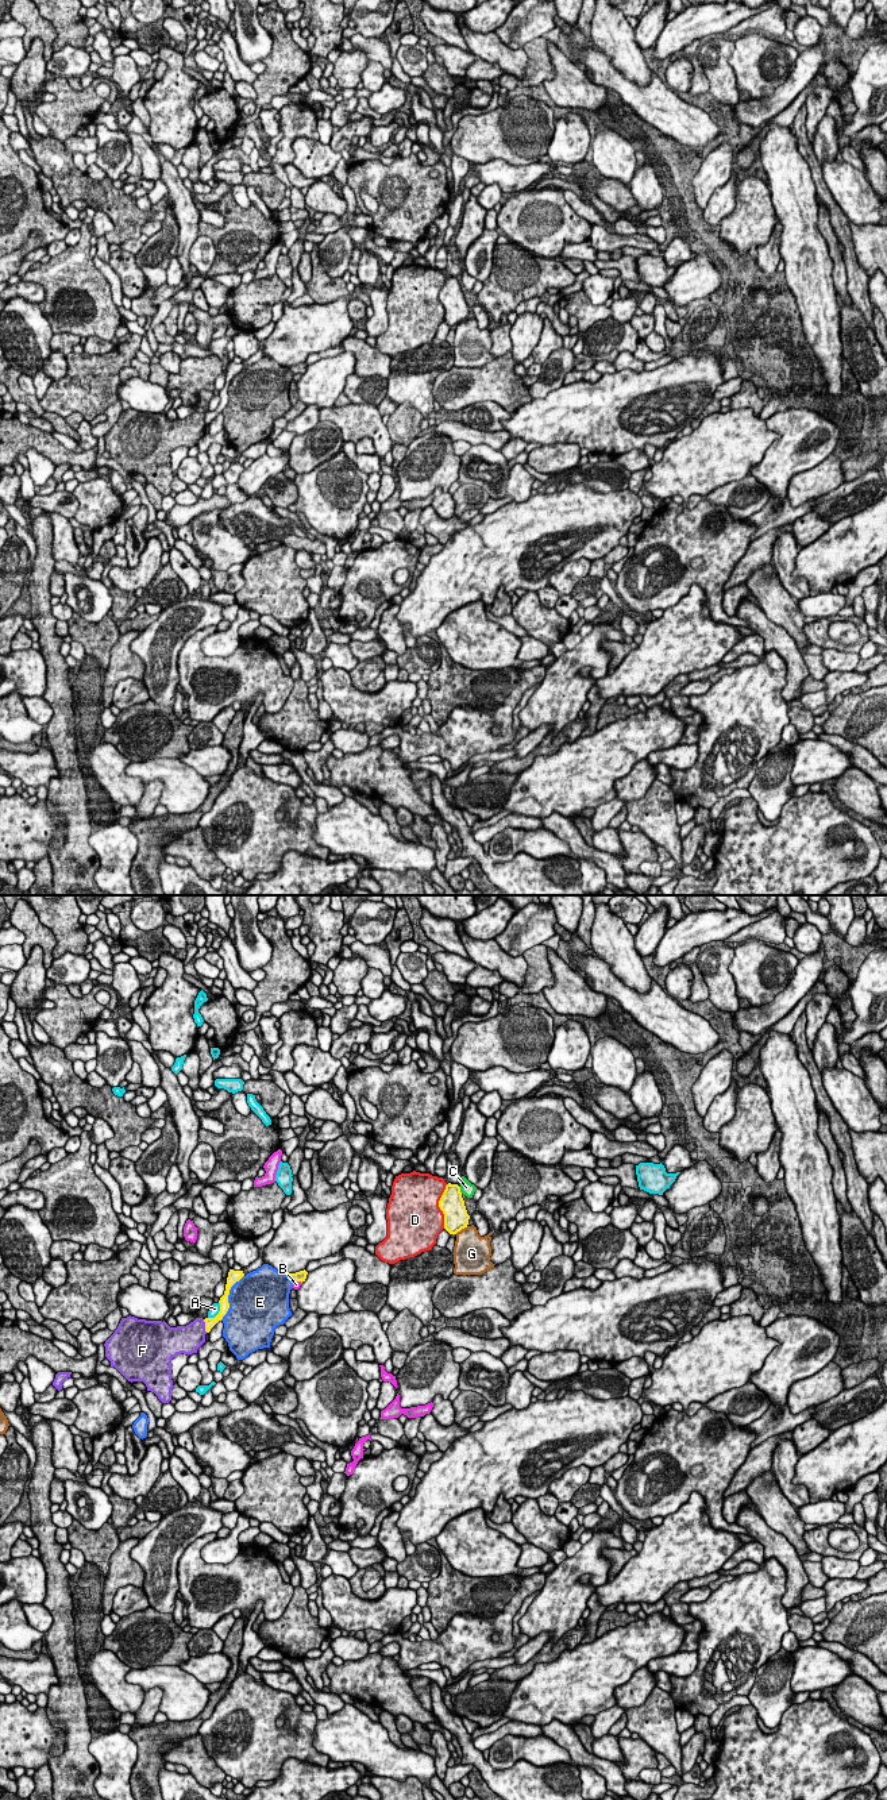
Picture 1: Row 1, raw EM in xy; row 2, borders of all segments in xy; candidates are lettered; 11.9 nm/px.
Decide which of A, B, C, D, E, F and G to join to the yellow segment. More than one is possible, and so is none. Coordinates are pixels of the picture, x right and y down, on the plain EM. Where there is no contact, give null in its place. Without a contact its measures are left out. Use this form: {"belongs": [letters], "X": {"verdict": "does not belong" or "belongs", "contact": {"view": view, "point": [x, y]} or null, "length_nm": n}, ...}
{"belongs": [], "A": {"verdict": "does not belong", "contact": {"view": "xy", "point": [219, 405]}, "length_nm": 240}, "B": {"verdict": "does not belong", "contact": {"view": "xy", "point": [299, 373]}, "length_nm": 100}, "C": {"verdict": "does not belong", "contact": {"view": "xy", "point": [459, 282]}, "length_nm": 90}, "D": {"verdict": "does not belong", "contact": {"view": "xy", "point": [439, 299]}, "length_nm": 550}, "E": {"verdict": "does not belong", "contact": {"view": "xy", "point": [227, 390]}, "length_nm": 600}, "F": {"verdict": "does not belong", "contact": {"view": "xy", "point": [205, 419]}, "length_nm": 170}, "G": {"verdict": "does not belong", "contact": {"view": "xy", "point": [461, 322]}, "length_nm": 180}}

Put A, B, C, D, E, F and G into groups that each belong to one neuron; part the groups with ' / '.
A / B / C / D / E / F / G

